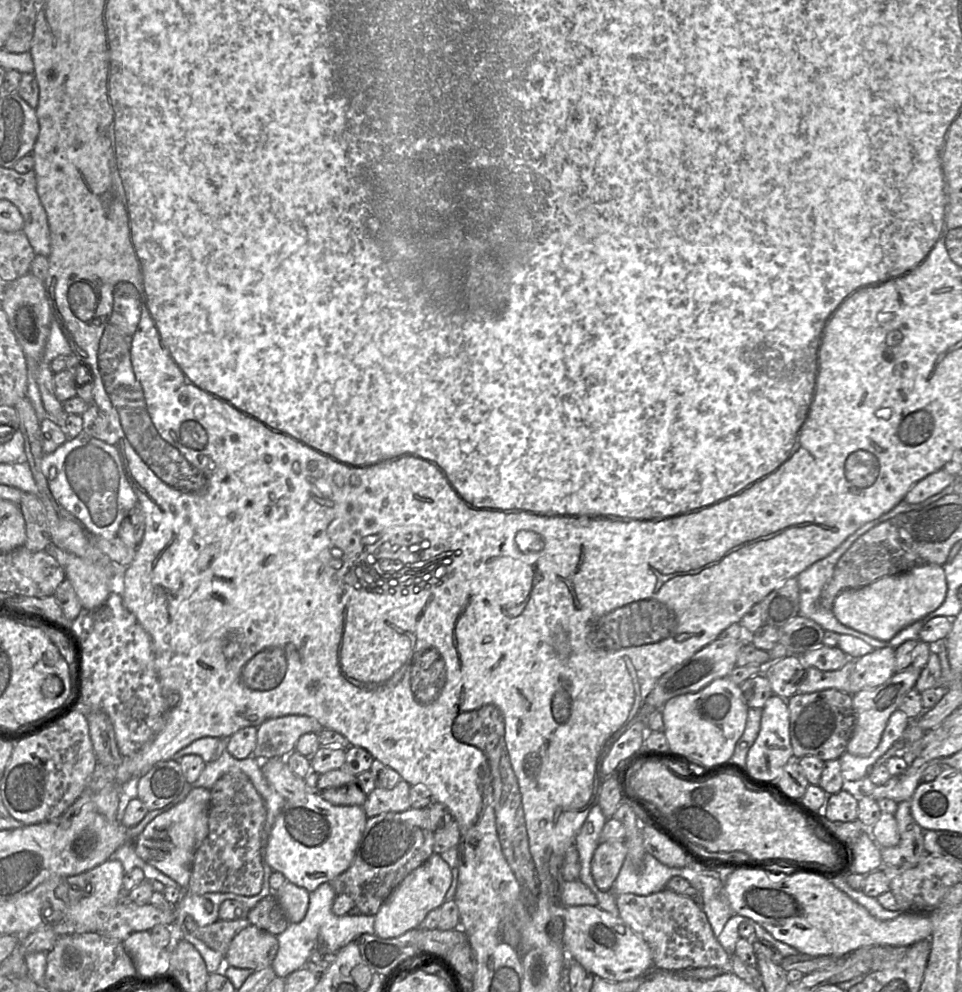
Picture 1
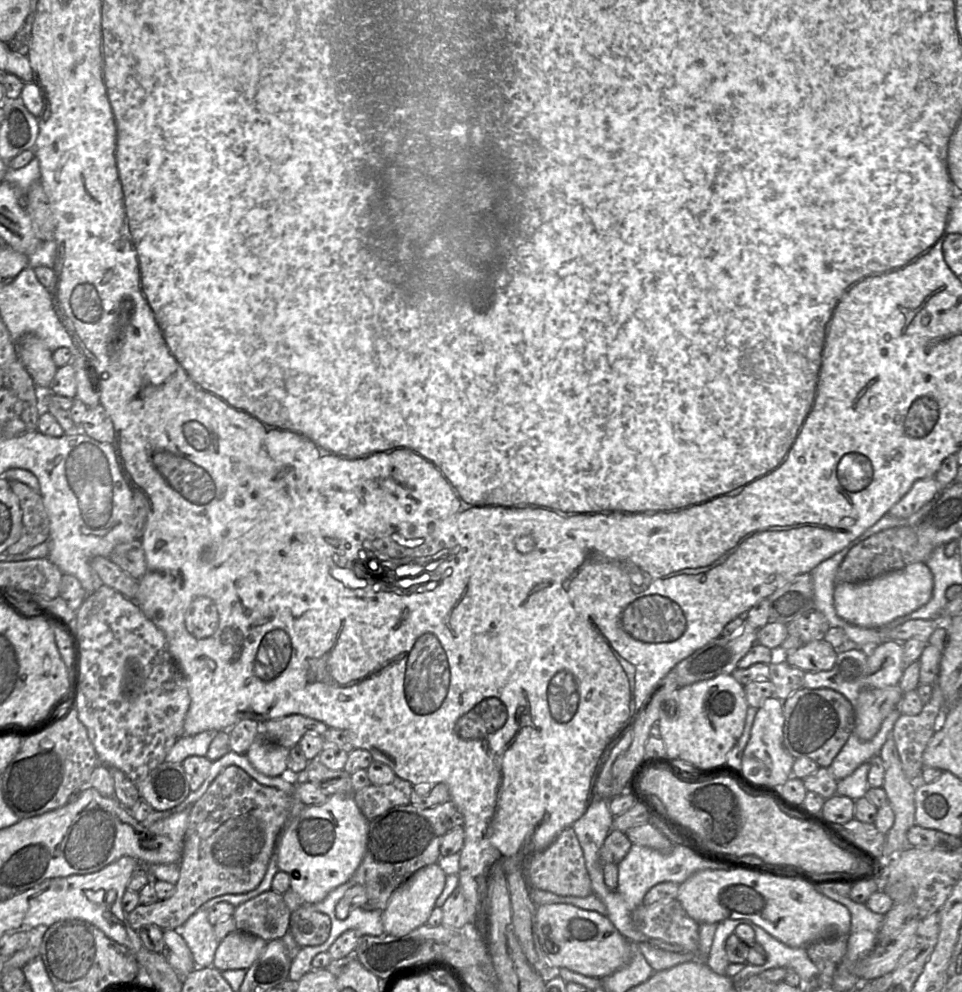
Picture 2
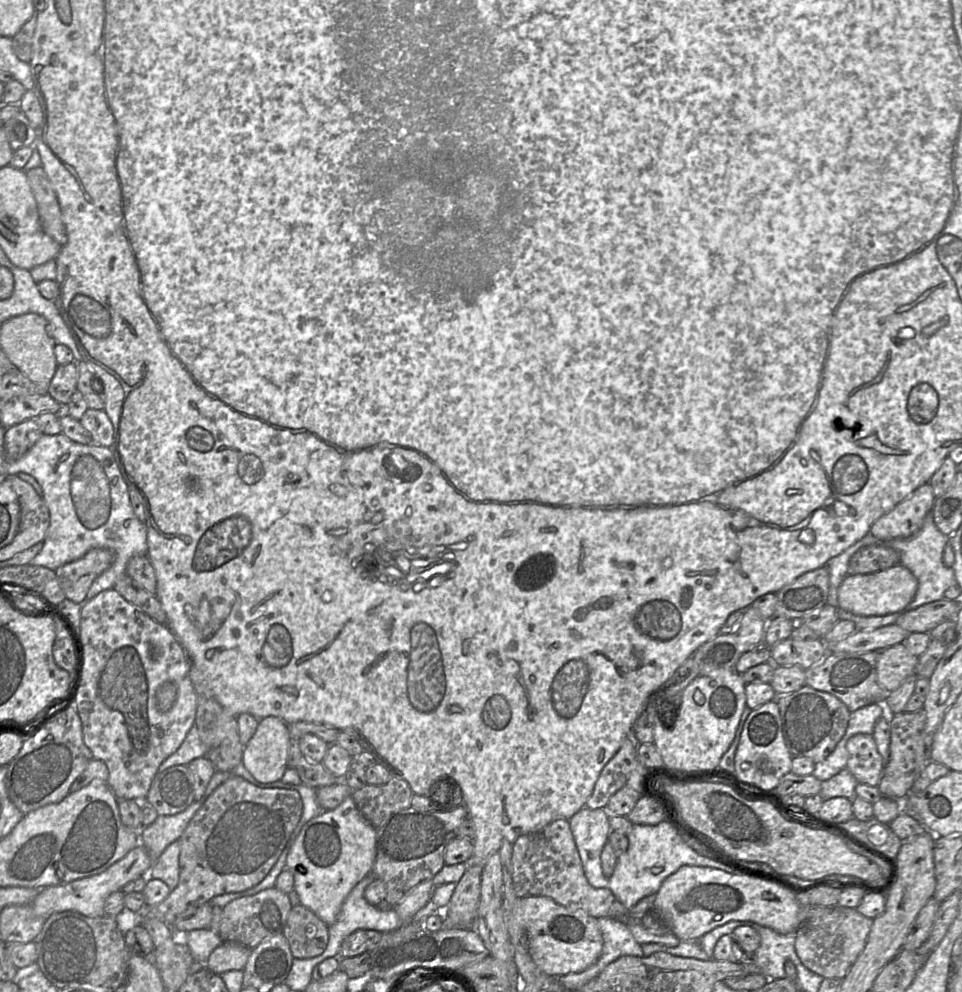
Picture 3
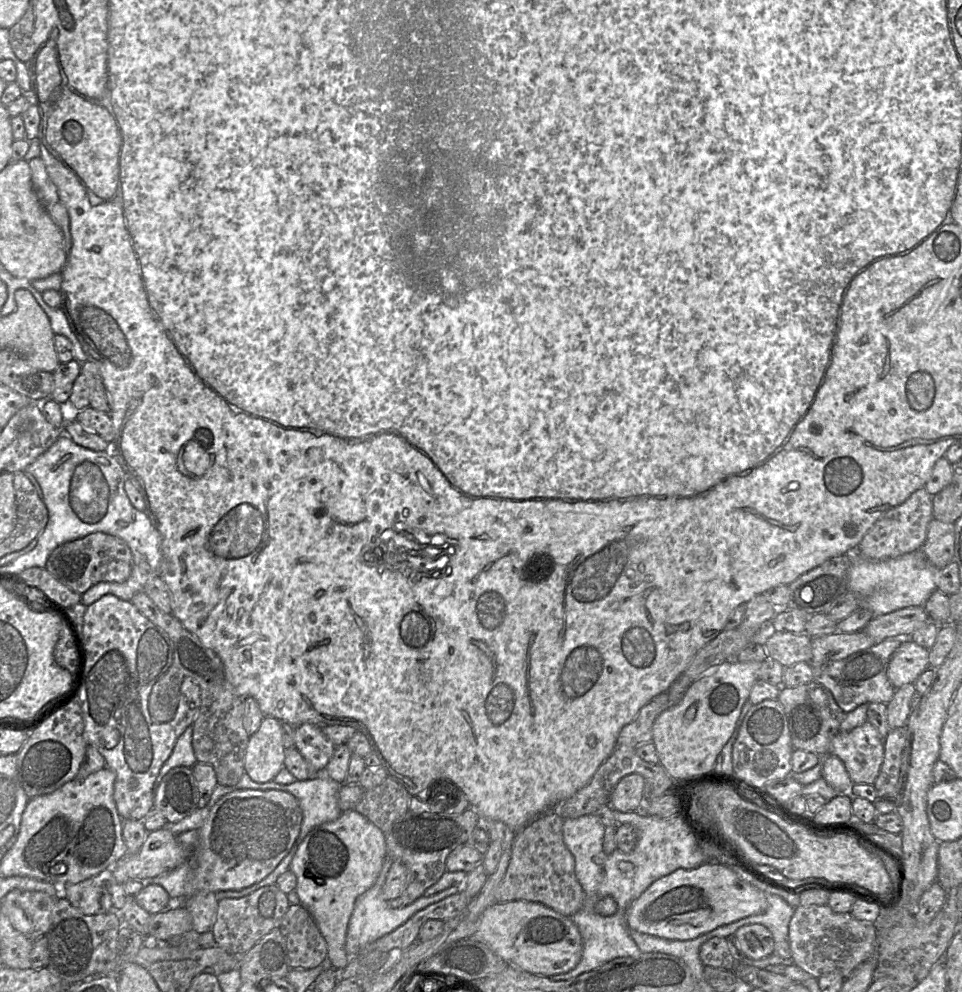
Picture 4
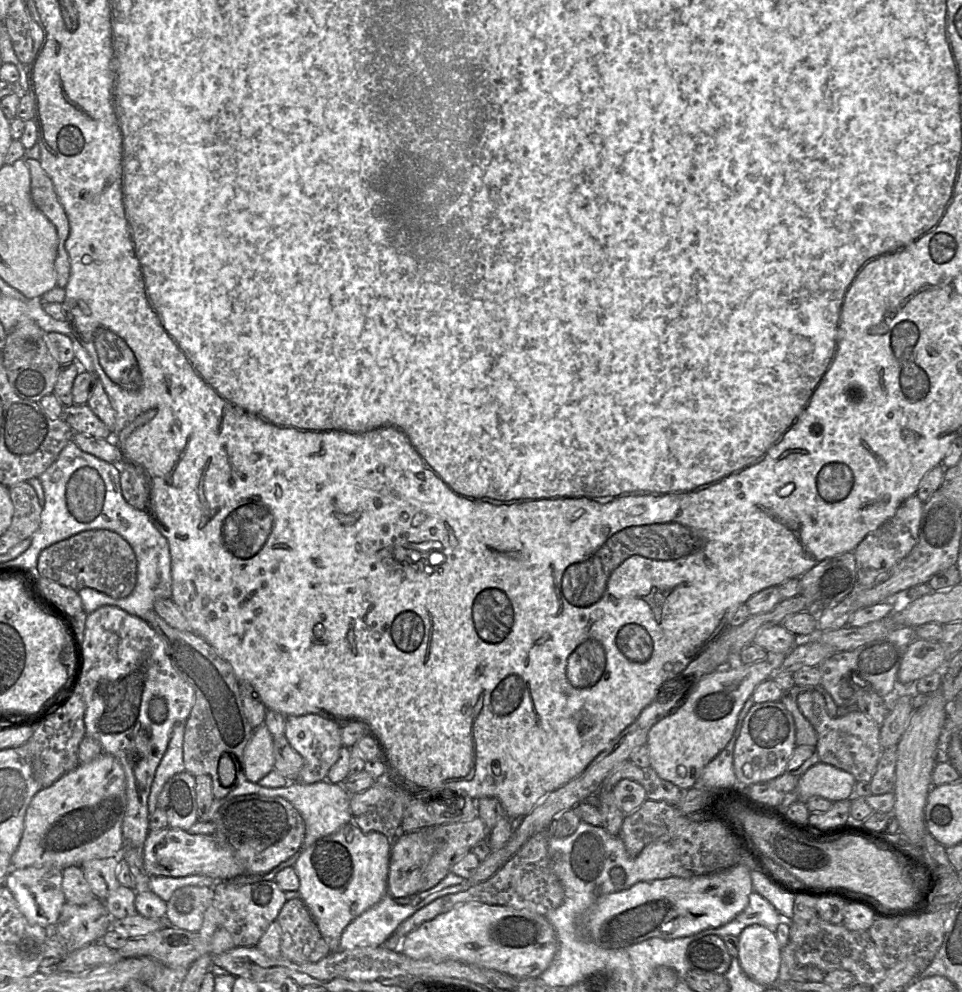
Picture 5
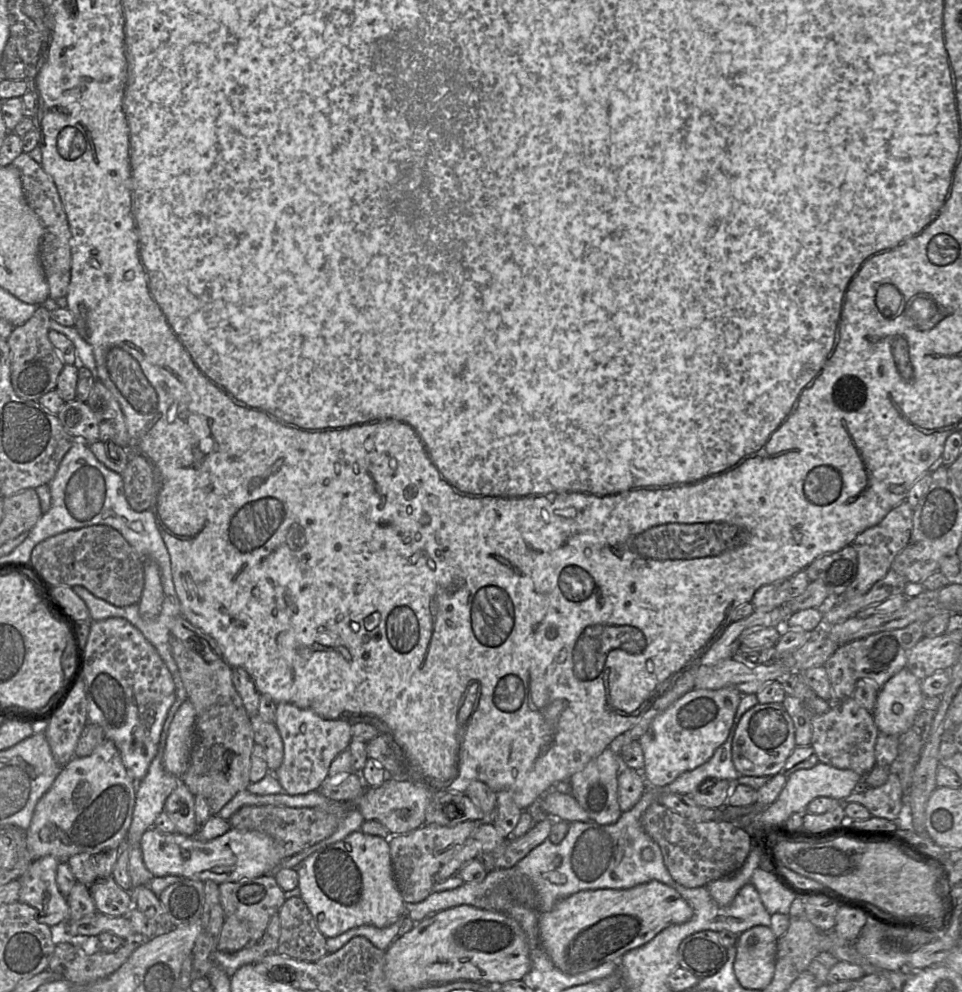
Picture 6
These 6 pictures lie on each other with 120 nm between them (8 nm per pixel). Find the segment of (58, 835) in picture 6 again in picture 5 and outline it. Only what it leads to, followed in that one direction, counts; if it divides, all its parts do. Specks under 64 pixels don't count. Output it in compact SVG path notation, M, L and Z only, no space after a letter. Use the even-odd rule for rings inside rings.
M105 752L93 761L79 764L53 784L42 787L31 799L20 843L11 857L11 868L64 868L109 857L119 857L125 847L122 824L127 809L126 776L120 761Z

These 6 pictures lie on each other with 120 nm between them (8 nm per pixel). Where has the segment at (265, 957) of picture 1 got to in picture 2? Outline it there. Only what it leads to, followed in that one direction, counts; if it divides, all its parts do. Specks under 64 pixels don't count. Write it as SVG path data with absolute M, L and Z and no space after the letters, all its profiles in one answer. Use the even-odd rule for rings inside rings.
M235 931L220 941L212 966L219 971L247 970L260 956L267 941L250 933Z

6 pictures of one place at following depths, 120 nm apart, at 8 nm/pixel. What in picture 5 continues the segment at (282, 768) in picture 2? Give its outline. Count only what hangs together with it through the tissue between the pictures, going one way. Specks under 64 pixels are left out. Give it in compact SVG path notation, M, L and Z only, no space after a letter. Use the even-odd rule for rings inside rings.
M267 726L256 728L244 750L244 768L248 781L257 783L274 769L274 737Z

